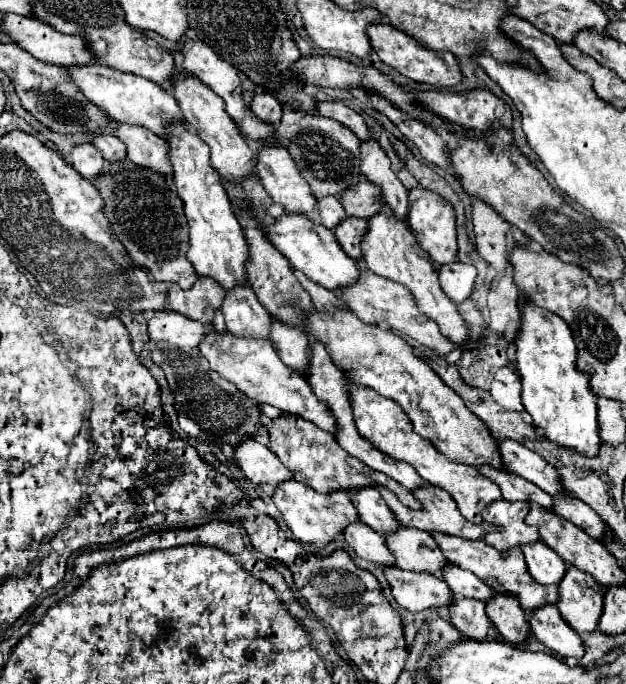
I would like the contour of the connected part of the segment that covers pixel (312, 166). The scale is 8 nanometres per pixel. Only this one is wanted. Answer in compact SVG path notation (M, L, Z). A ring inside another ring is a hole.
M284 110L284 116L280 124L276 126L276 142L284 146L294 162L298 164L300 176L306 178L306 182L312 188L312 194L318 200L318 214L320 222L326 228L334 228L338 222L342 222L348 214L338 202L338 194L346 190L346 186L352 186L360 180L360 160L358 160L358 146L356 134L348 130L346 126L340 126L334 118L324 118L324 116L314 116L314 114L300 114L300 110ZM348 174L348 180L346 180ZM328 196L328 198L322 198Z

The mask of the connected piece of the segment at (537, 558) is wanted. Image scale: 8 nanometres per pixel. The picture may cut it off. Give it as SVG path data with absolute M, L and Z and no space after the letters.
M540 540L528 542L528 546L520 546L526 558L526 566L532 574L532 578L540 584L558 584L564 576L566 564L554 550L544 546Z

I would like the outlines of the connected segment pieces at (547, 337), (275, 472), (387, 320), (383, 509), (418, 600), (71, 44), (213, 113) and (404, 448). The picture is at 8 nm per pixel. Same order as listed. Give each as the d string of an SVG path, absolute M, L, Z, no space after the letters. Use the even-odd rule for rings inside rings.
M522 304L522 324L516 336L516 370L522 378L522 404L544 436L558 446L594 458L602 444L596 394L588 386L588 374L576 368L576 344L560 316Z
M244 438L244 442L240 442L240 446L234 450L234 458L246 478L256 484L266 482L270 486L276 486L292 478L290 470L280 464L276 454L270 452L264 444L258 444L254 438Z
M364 268L362 276L356 284L352 284L348 288L340 288L338 292L344 294L346 308L352 310L366 324L376 324L376 326L382 324L382 326L388 326L402 334L408 334L416 342L420 342L440 354L448 354L456 348L452 340L448 340L448 338L444 338L444 334L440 334L440 328L436 326L436 322L432 322L426 314L420 314L420 308L416 306L416 300L412 298L412 292L406 286L400 286L386 278L380 278L378 274L372 274Z
M368 486L368 490L348 490L348 496L352 498L356 512L360 512L360 520L376 532L388 532L398 524L396 516L388 510L386 502L374 486Z
M384 566L382 572L396 602L412 614L426 608L448 606L454 598L446 582L434 574L412 574L410 570L400 570L398 566Z
M4 14L4 34L8 34L8 38L12 38L12 42L16 42L20 48L30 52L40 62L58 64L58 66L80 66L80 64L94 62L92 54L86 50L84 40L80 36L60 34L50 24L44 24L36 18L24 18L20 14L18 16L16 14Z
M186 72L180 74L180 78L176 78L176 82L172 82L172 96L176 98L176 102L182 110L184 122L194 124L198 130L198 136L210 146L210 164L220 172L220 176L230 178L234 182L244 180L254 170L254 152L240 136L236 122L226 114L224 102L220 100L220 96L216 96L212 90L208 90L208 86L204 86L204 82L200 82L200 78L192 78Z
M360 384L348 386L348 396L352 398L354 420L356 420L356 428L358 428L360 436L364 436L368 442L372 442L378 450L382 450L390 458L408 462L426 482L432 482L432 484L448 490L448 494L456 500L460 514L464 518L468 518L470 522L482 522L480 512L486 508L486 504L502 498L500 488L494 482L490 482L488 478L484 478L474 466L452 462L452 460L444 458L428 440L414 434L410 418L390 398L384 398L376 390L372 390L368 386L360 386Z

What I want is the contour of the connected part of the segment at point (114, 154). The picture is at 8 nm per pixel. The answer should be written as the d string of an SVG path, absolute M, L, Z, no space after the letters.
M112 134L92 136L92 144L104 154L104 158L108 162L118 162L118 160L126 158L126 146L118 138L114 138Z

